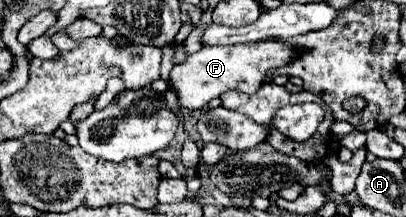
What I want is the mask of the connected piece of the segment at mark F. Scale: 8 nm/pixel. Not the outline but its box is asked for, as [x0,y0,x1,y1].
[171,37,299,109]

